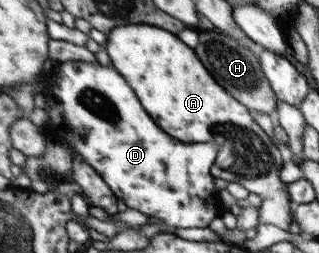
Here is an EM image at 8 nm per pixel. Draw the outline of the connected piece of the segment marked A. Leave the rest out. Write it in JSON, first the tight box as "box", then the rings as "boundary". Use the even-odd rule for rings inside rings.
{"box":[103,24,293,232],"boundary":[[[137,24],[114,27],[111,32],[107,32],[107,41],[103,48],[107,50],[113,67],[121,74],[125,73],[125,81],[129,81],[129,85],[137,89],[137,97],[141,97],[143,109],[165,133],[185,143],[215,143],[217,157],[212,167],[213,177],[228,182],[242,182],[245,189],[250,193],[257,193],[263,201],[259,207],[259,224],[269,223],[289,232],[293,203],[290,201],[287,185],[279,179],[279,173],[284,168],[279,149],[267,133],[261,131],[259,125],[249,117],[249,109],[209,75],[209,71],[203,67],[191,47],[187,47],[169,31],[153,25]]]}

